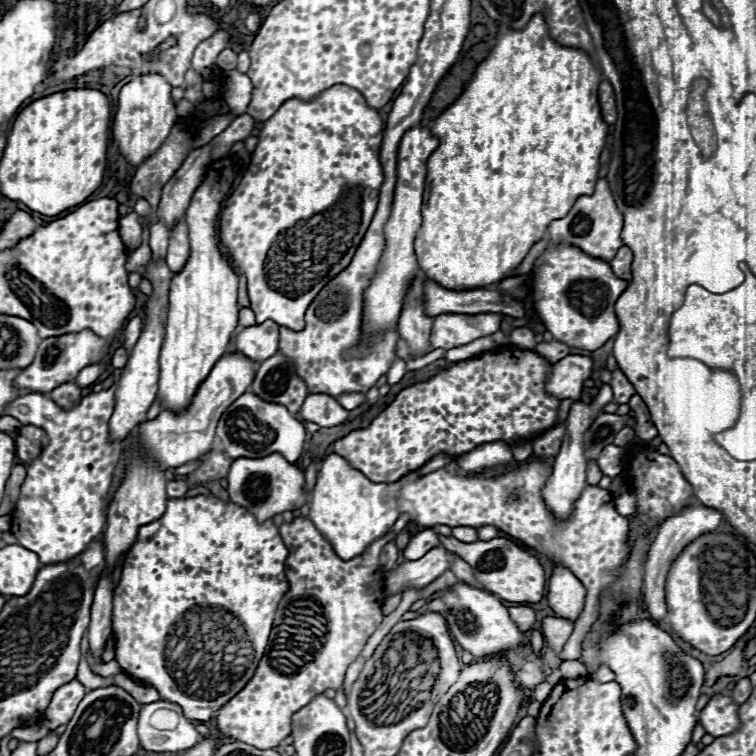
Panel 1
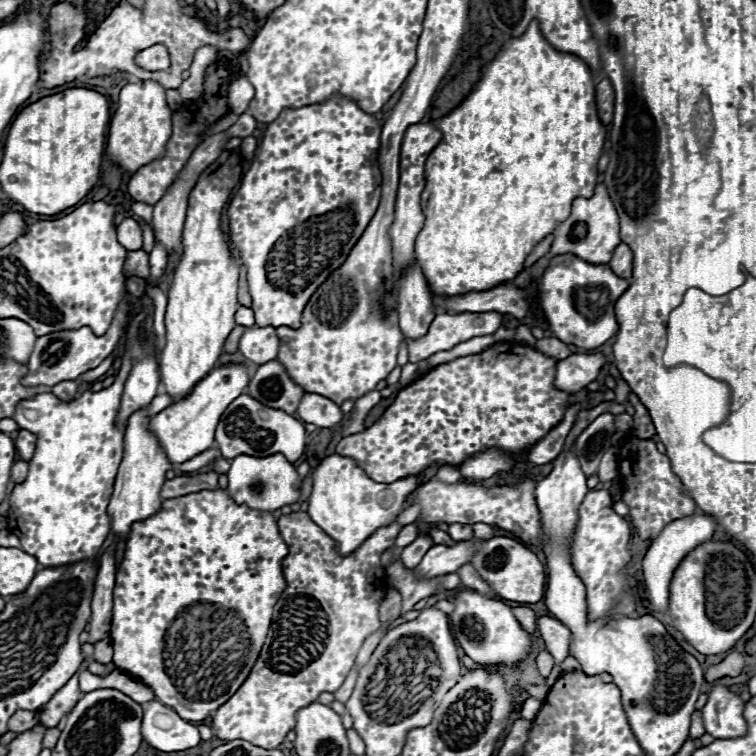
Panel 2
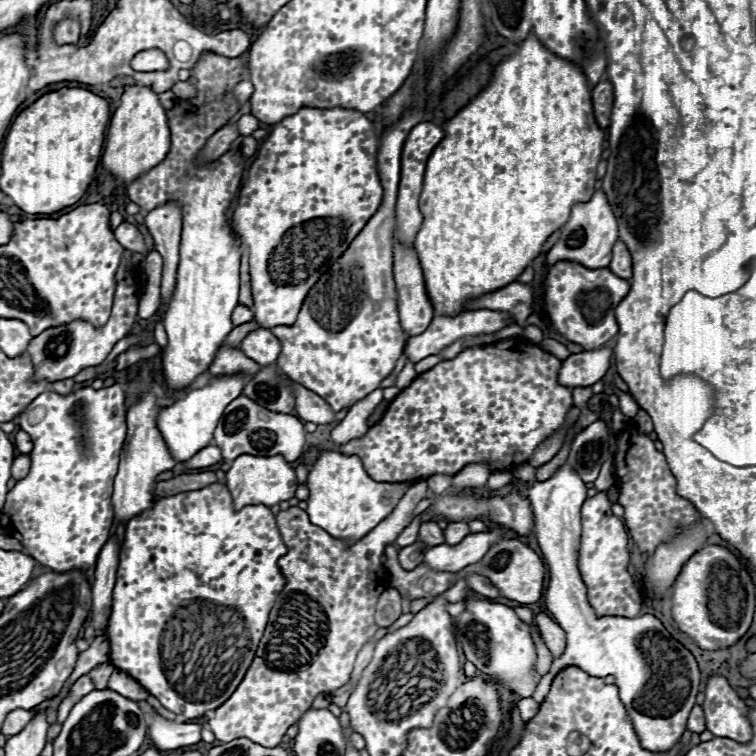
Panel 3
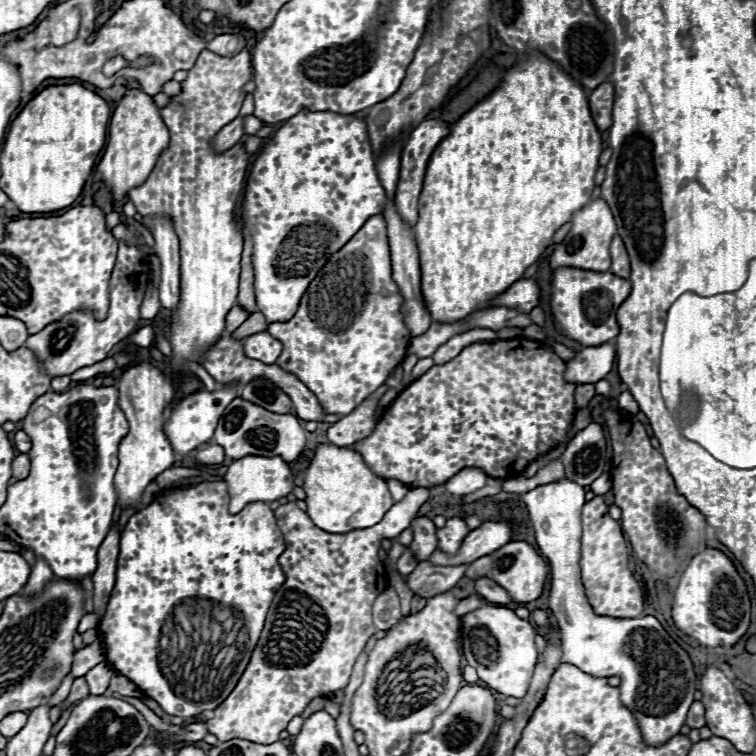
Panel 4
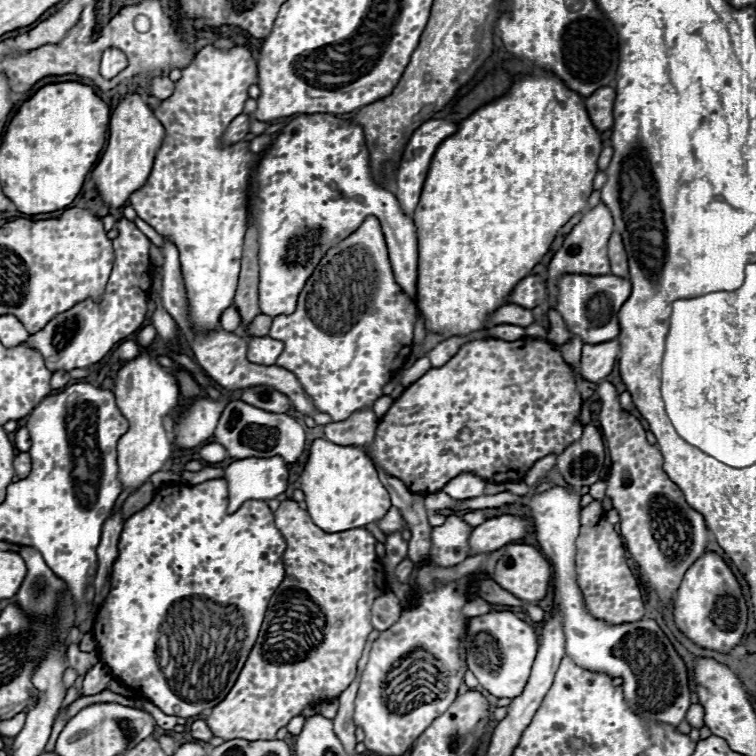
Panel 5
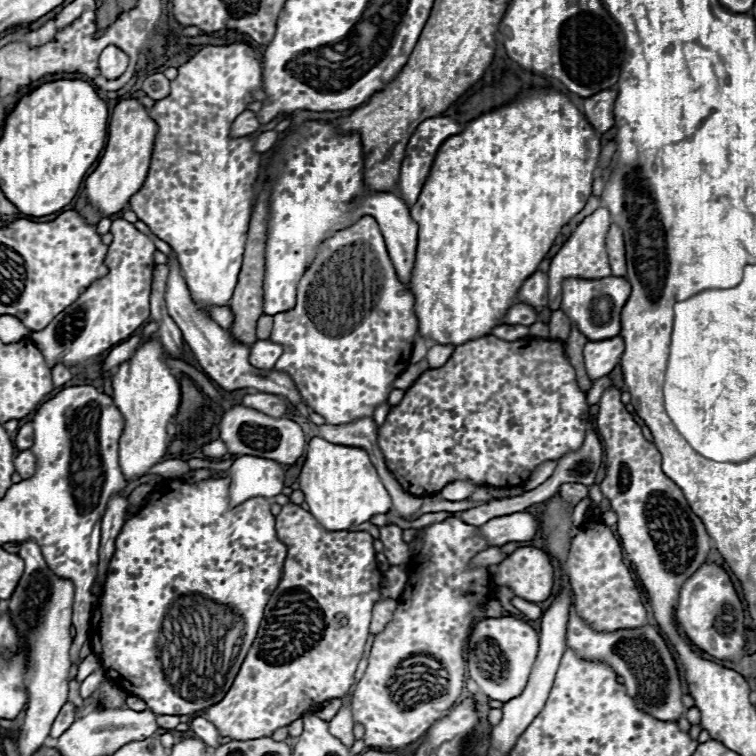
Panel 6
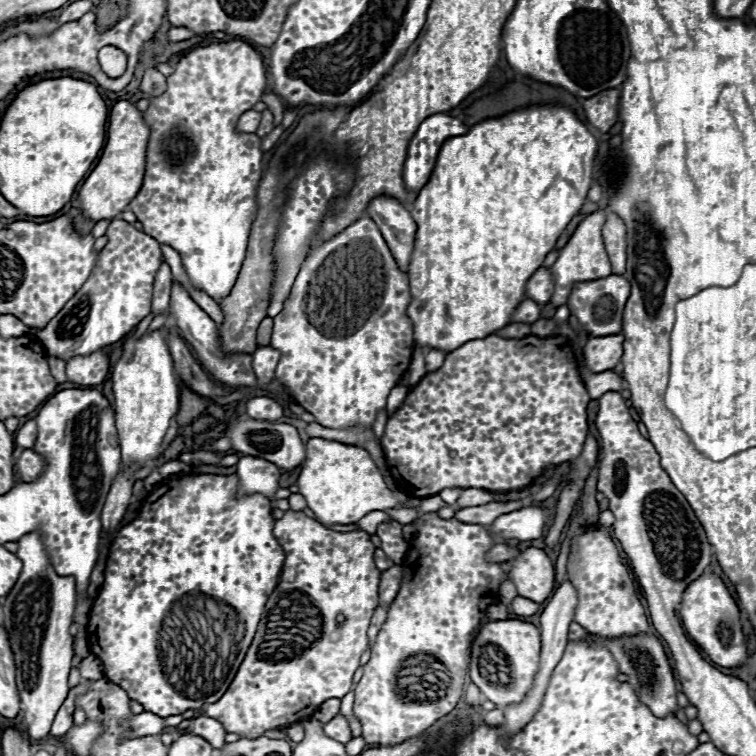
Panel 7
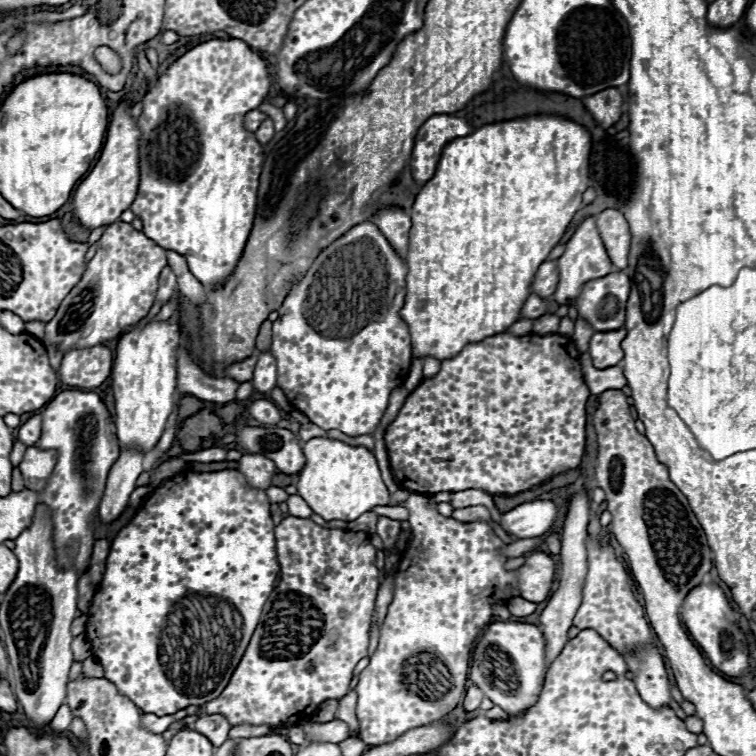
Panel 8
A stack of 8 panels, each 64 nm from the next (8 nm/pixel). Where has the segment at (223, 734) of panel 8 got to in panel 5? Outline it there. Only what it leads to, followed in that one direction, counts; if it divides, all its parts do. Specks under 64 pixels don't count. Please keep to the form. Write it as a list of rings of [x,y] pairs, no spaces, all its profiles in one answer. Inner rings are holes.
[[[196,720],[196,722],[190,726],[190,734],[192,734],[192,738],[202,740],[202,742],[210,742],[210,738],[214,736],[204,720]]]

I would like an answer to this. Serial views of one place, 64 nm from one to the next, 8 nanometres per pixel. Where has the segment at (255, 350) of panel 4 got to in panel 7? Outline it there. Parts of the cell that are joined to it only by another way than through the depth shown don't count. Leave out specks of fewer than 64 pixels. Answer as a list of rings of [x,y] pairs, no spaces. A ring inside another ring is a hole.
[[[262,346],[252,354],[252,366],[254,366],[254,374],[258,378],[258,386],[268,386],[274,380],[274,368],[280,360],[280,352],[270,348],[270,346]]]

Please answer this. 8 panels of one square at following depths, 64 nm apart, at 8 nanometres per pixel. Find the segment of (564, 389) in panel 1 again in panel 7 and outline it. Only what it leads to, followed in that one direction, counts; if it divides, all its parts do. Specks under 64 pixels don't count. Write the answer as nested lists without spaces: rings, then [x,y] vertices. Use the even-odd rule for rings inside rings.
[[[614,334],[614,336],[596,336],[590,338],[584,346],[584,356],[592,372],[604,372],[612,370],[620,358],[622,358],[622,342],[624,334]]]

